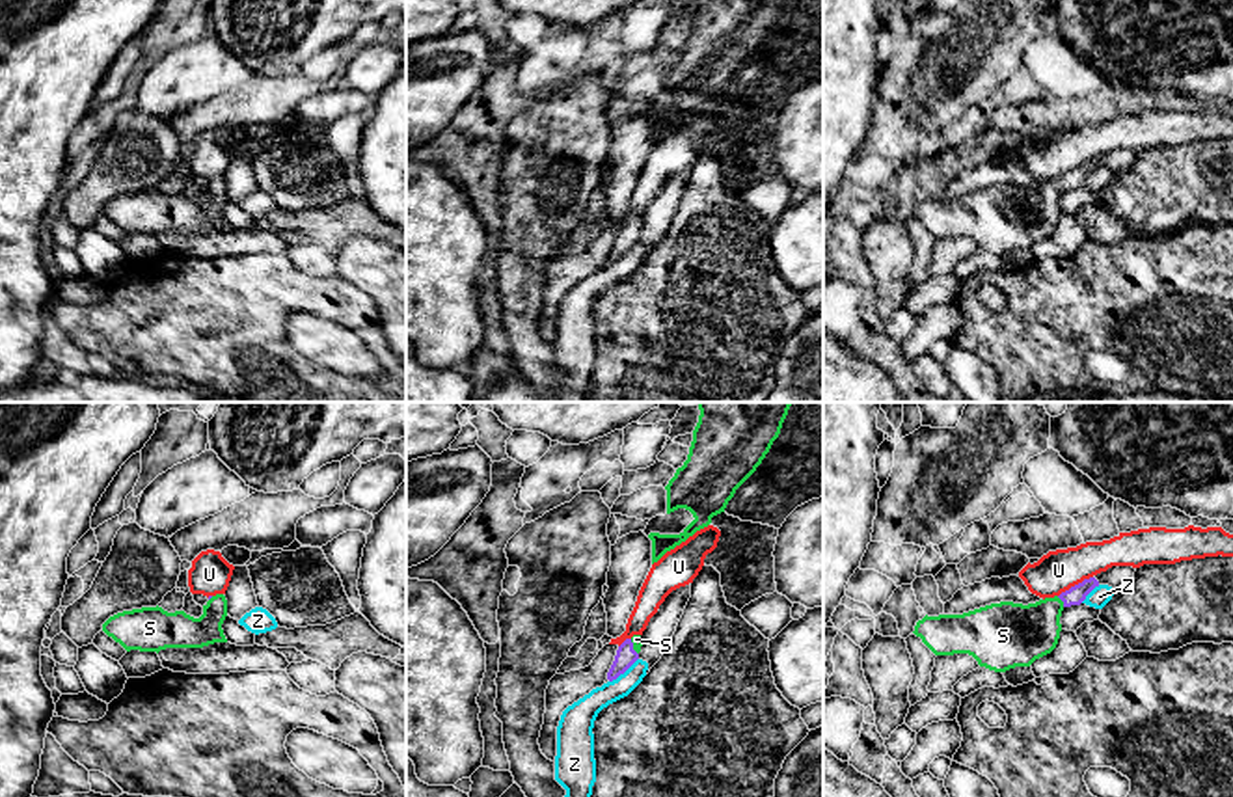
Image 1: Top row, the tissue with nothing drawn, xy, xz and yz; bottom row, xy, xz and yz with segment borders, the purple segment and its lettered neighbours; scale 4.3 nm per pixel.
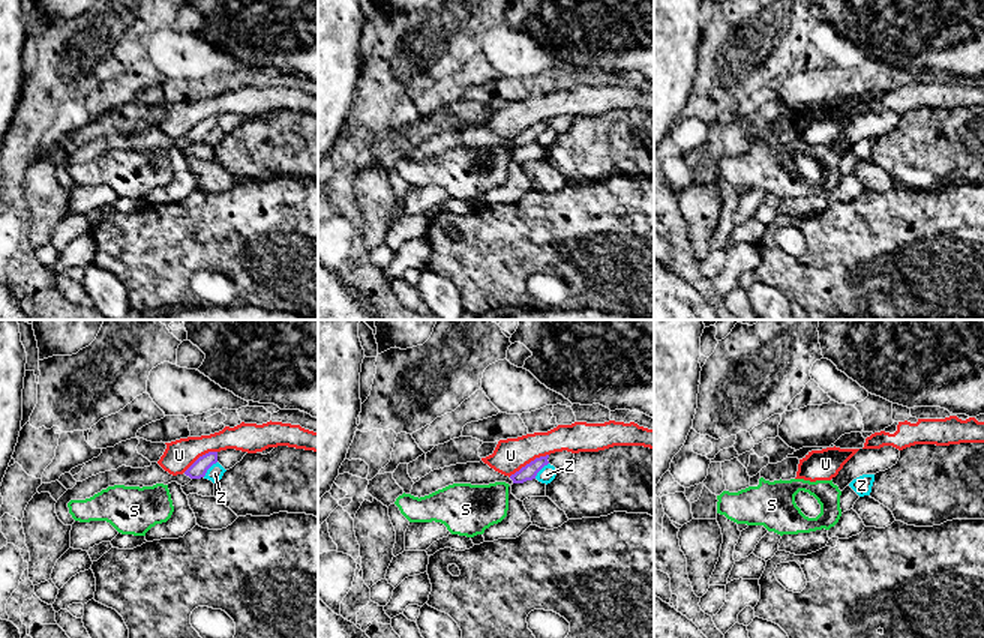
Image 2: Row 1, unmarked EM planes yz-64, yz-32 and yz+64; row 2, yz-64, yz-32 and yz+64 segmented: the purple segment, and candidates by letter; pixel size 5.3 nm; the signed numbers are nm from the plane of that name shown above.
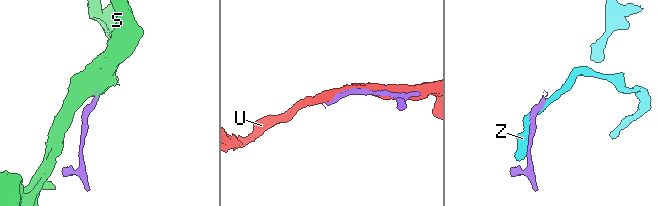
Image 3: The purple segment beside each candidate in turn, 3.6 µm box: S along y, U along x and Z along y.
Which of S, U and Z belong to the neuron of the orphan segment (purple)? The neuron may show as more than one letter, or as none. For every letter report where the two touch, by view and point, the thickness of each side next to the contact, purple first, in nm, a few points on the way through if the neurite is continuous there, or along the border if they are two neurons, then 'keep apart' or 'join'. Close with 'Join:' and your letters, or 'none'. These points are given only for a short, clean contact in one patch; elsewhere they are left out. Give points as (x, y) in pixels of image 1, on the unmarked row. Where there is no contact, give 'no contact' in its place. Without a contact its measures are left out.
S: meets purple in yz at (1062, 183); 80 nm thick on the purple side, 260 nm on the other; runs through yz (1075, 177), (1062, 183), (1029, 215), (1016, 216); join
U: meets purple in yz at (1075, 168); 80 nm thick on the purple side, 180 nm on the other; keep apart
Z: meets purple in xz at (623, 256); 90 nm thick on the purple side, 120 nm on the other; keep apart
Join: S

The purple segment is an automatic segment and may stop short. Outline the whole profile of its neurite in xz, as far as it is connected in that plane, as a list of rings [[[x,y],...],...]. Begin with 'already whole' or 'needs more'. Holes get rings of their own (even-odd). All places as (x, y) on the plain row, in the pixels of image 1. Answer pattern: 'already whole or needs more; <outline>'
needs more; [[[633,218],[631,222],[626,222],[618,229],[615,244],[607,255],[609,264],[616,263],[639,242],[641,229],[643,229],[641,218]]]

